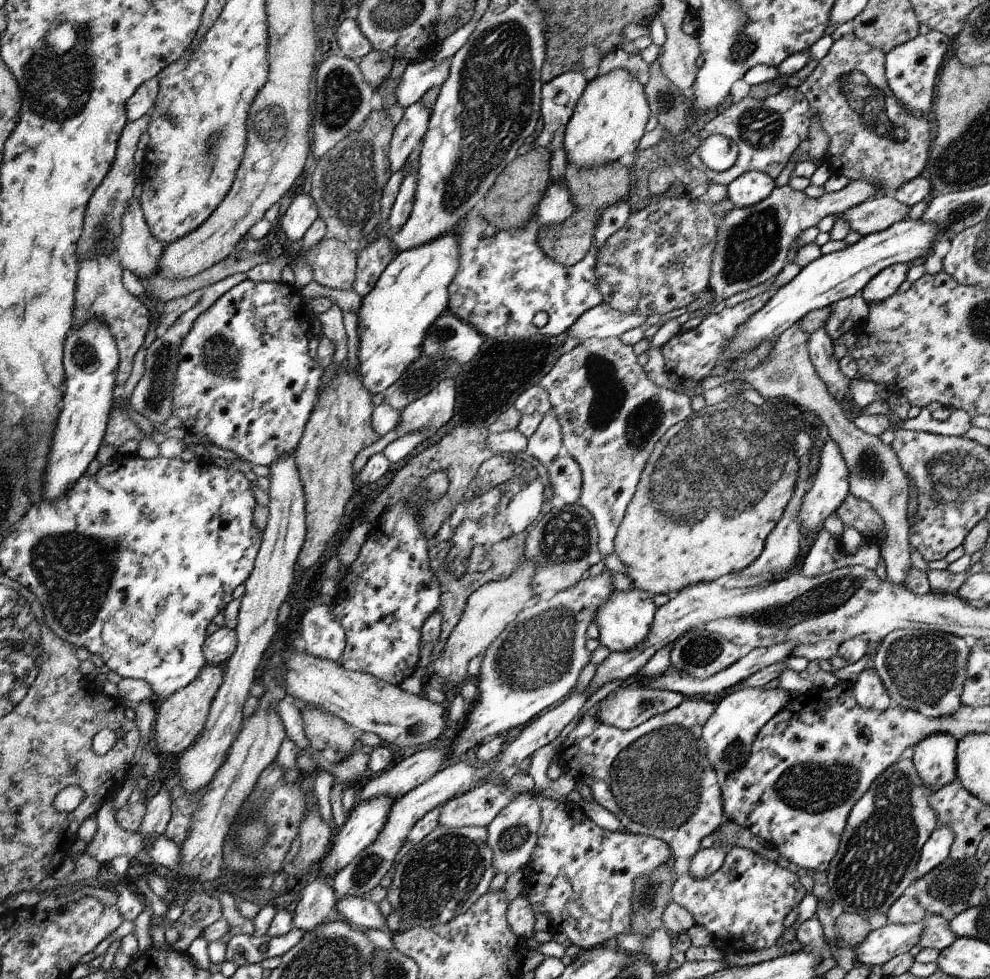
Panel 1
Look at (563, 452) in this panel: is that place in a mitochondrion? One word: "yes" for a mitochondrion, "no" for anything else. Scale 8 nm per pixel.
no

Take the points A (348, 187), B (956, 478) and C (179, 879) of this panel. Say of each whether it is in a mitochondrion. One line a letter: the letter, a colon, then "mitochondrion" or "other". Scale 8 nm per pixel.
A: mitochondrion
B: mitochondrion
C: other

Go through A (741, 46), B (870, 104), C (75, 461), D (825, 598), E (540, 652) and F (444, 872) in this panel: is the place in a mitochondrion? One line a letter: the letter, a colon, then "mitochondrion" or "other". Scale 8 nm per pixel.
A: mitochondrion
B: mitochondrion
C: other
D: mitochondrion
E: mitochondrion
F: mitochondrion

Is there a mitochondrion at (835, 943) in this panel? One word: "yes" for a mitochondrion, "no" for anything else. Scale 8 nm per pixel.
no

